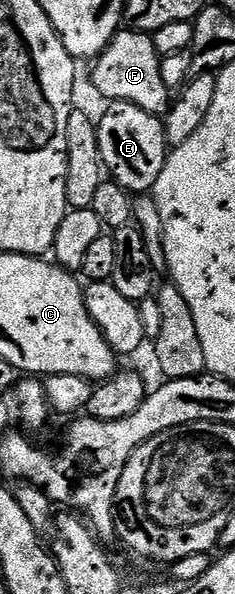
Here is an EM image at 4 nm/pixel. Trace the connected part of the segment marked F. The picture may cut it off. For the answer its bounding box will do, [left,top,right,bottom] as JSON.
[92,27,170,115]

